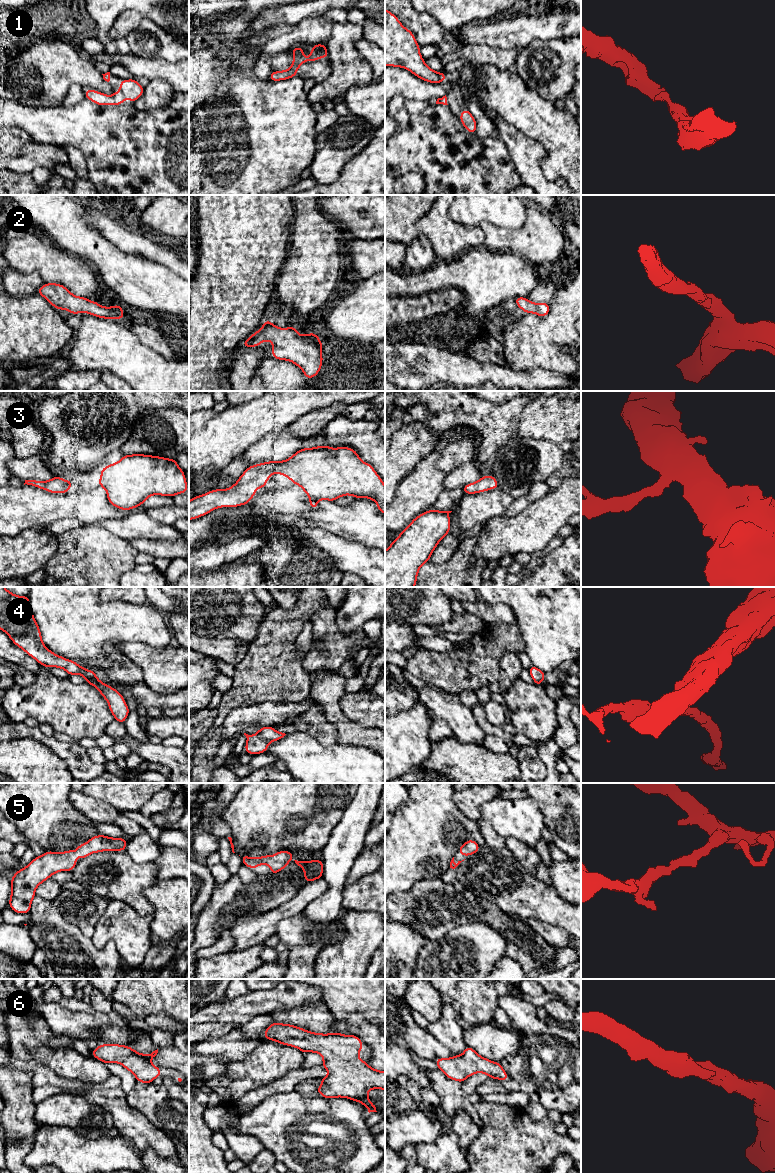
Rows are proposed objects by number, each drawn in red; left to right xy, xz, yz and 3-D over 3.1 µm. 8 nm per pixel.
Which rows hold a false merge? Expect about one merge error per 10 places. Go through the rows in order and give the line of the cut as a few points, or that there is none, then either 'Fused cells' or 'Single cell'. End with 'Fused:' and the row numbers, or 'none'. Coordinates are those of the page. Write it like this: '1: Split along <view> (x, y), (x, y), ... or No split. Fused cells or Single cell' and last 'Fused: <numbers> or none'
1: No split. Single cell
2: No split. Single cell
3: No split. Single cell
4: No split. Single cell
5: No split. Single cell
6: No split. Single cell
Fused: none

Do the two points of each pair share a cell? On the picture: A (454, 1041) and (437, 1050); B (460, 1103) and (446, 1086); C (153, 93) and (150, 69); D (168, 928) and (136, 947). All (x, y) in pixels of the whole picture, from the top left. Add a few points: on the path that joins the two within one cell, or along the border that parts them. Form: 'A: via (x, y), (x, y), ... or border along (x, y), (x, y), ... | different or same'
A: border along (427, 1030), (453, 1055) | different
B: via (456, 1099), (448, 1090) | same
C: border along (149, 79), (164, 79), (173, 89) | different
D: border along (153, 915), (151, 923), (152, 935) | different

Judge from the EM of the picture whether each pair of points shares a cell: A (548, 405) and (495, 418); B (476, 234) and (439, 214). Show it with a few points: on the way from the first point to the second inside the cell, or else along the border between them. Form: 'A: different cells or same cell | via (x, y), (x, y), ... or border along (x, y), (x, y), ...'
A: different cells | border along (531, 401), (522, 411), (516, 434)
B: same cell | via (467, 234), (458, 234), (447, 223)

